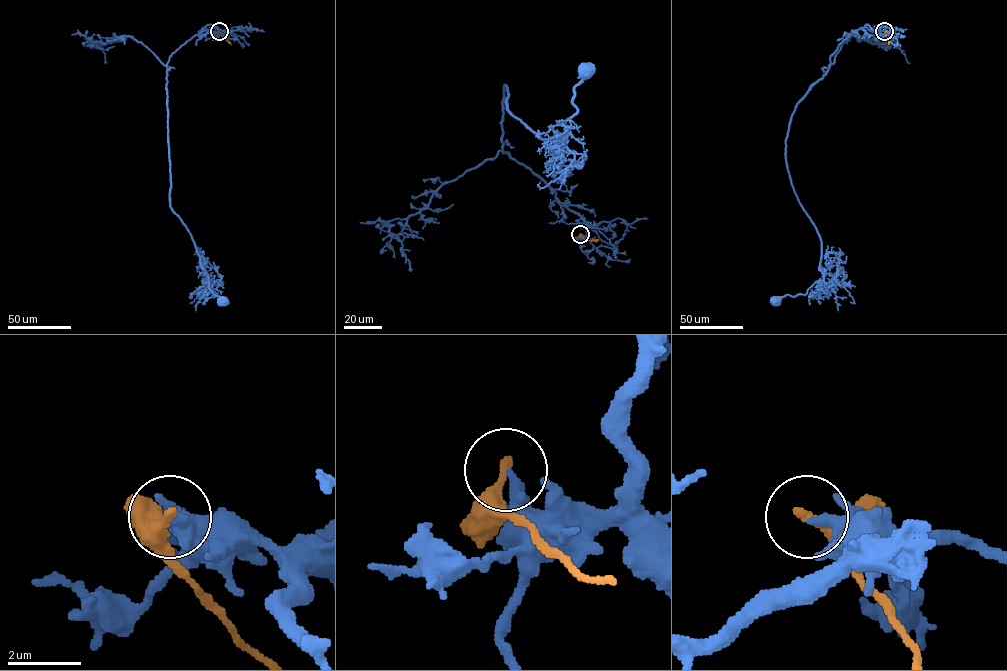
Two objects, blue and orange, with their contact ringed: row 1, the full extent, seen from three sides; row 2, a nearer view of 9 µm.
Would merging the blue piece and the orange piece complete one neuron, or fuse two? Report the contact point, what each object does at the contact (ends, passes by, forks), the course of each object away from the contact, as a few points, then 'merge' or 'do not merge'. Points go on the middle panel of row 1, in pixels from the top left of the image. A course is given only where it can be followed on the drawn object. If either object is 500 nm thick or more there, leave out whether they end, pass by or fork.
(580, 234) | blue ends | orange ends | blue via (580, 234), (579, 215), (503, 152), (501, 123), (505, 86), (514, 115), (563, 142), (586, 69) | orange via (580, 234), (584, 239), (598, 239) | do not merge

